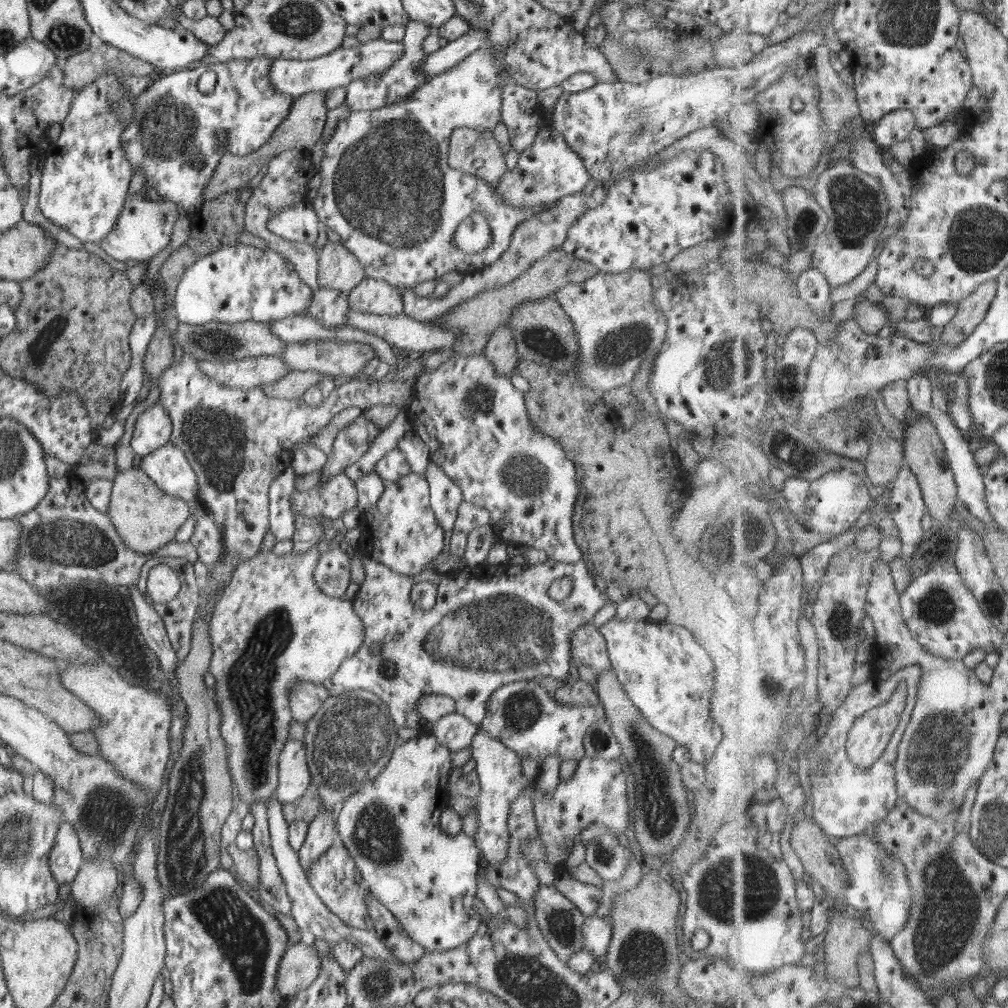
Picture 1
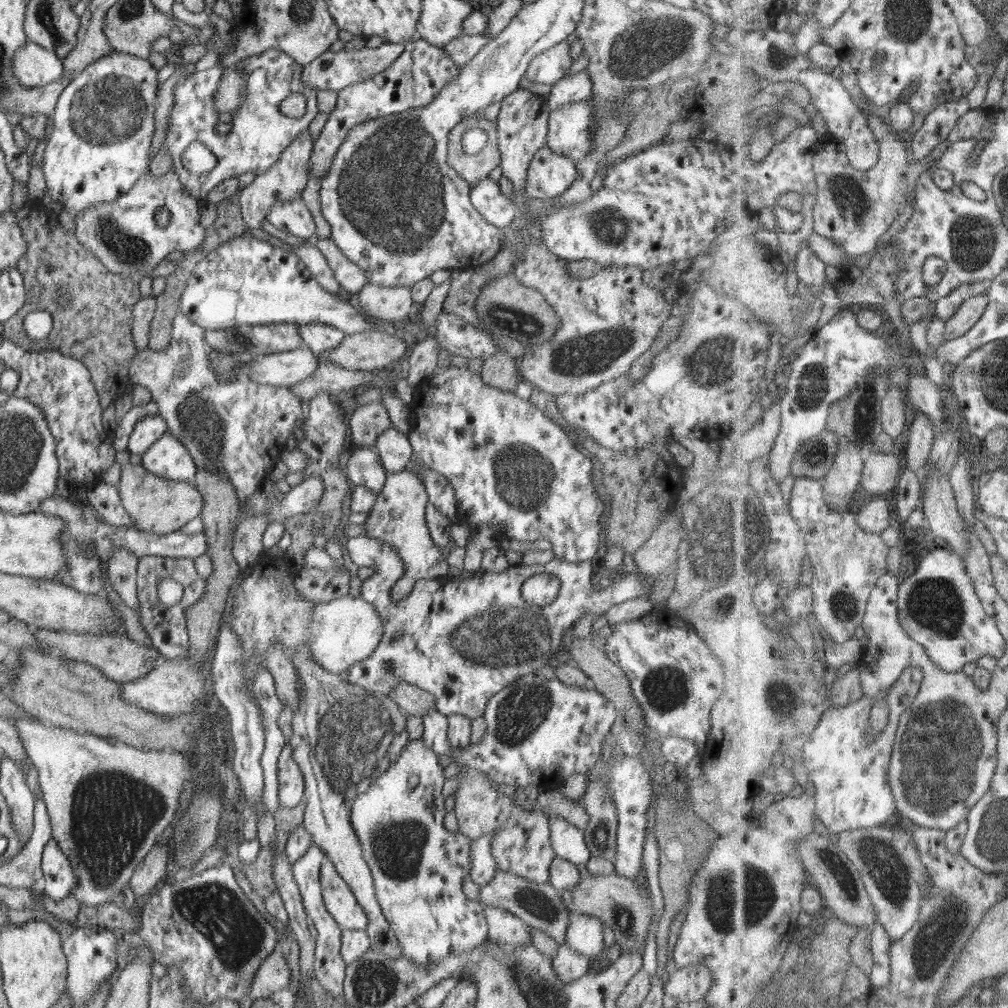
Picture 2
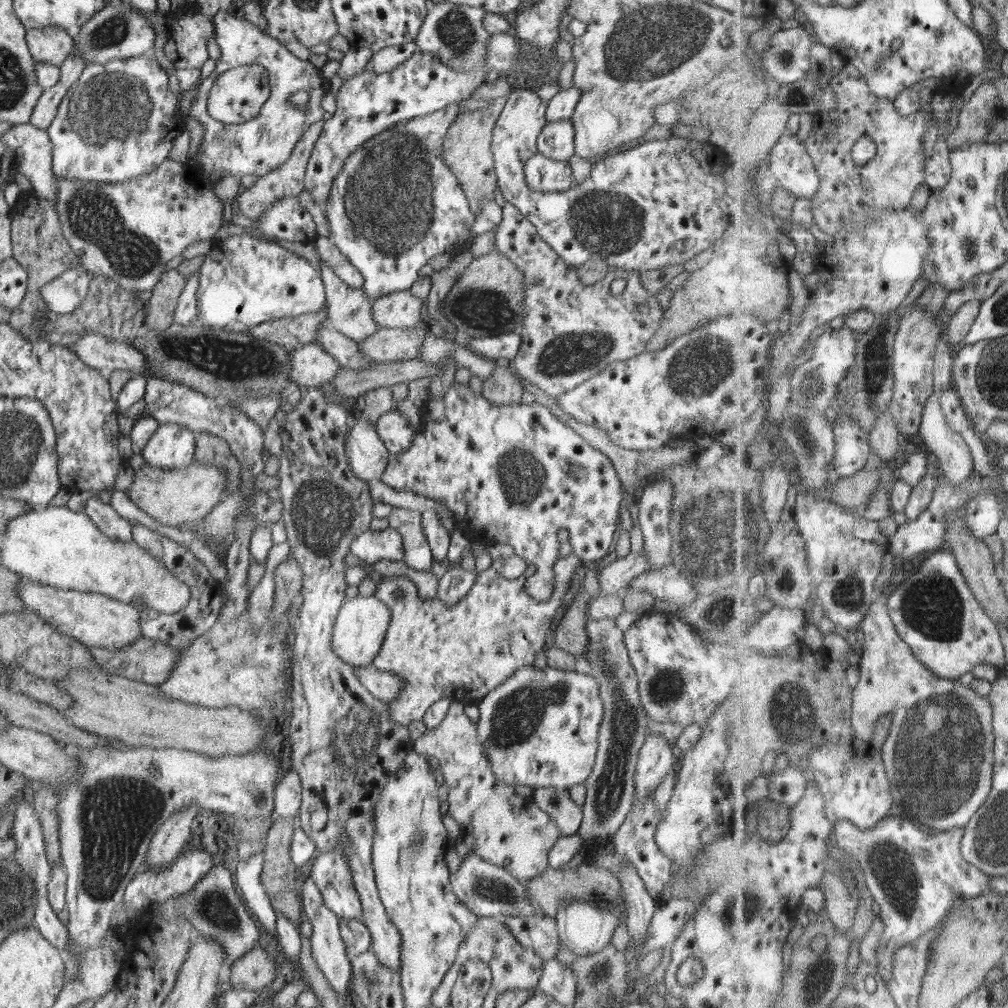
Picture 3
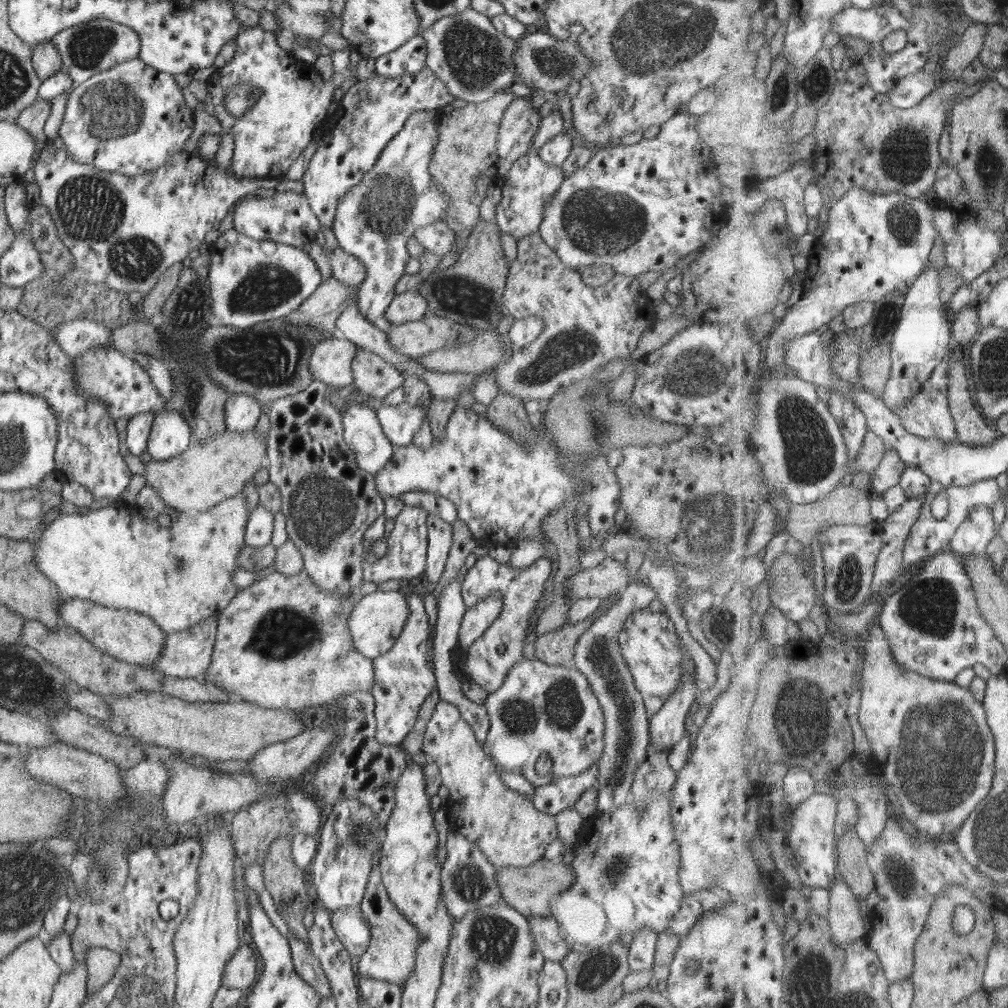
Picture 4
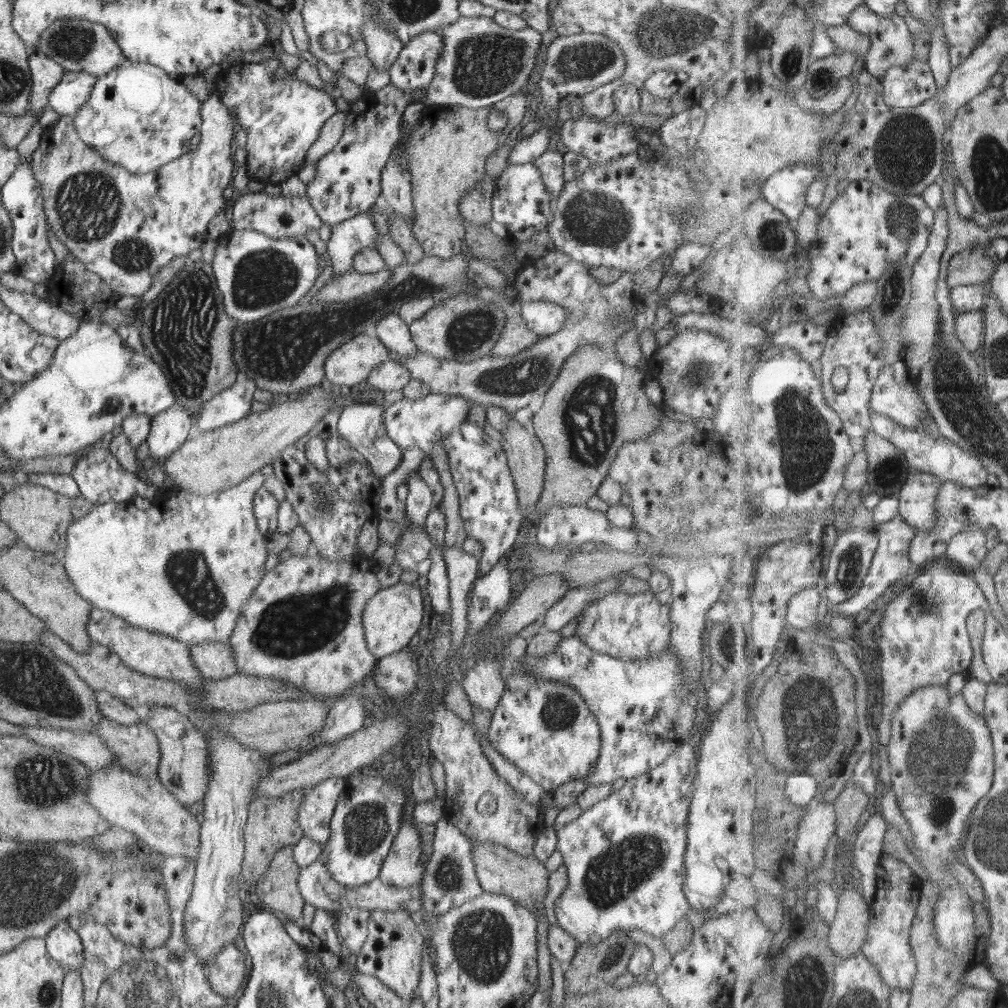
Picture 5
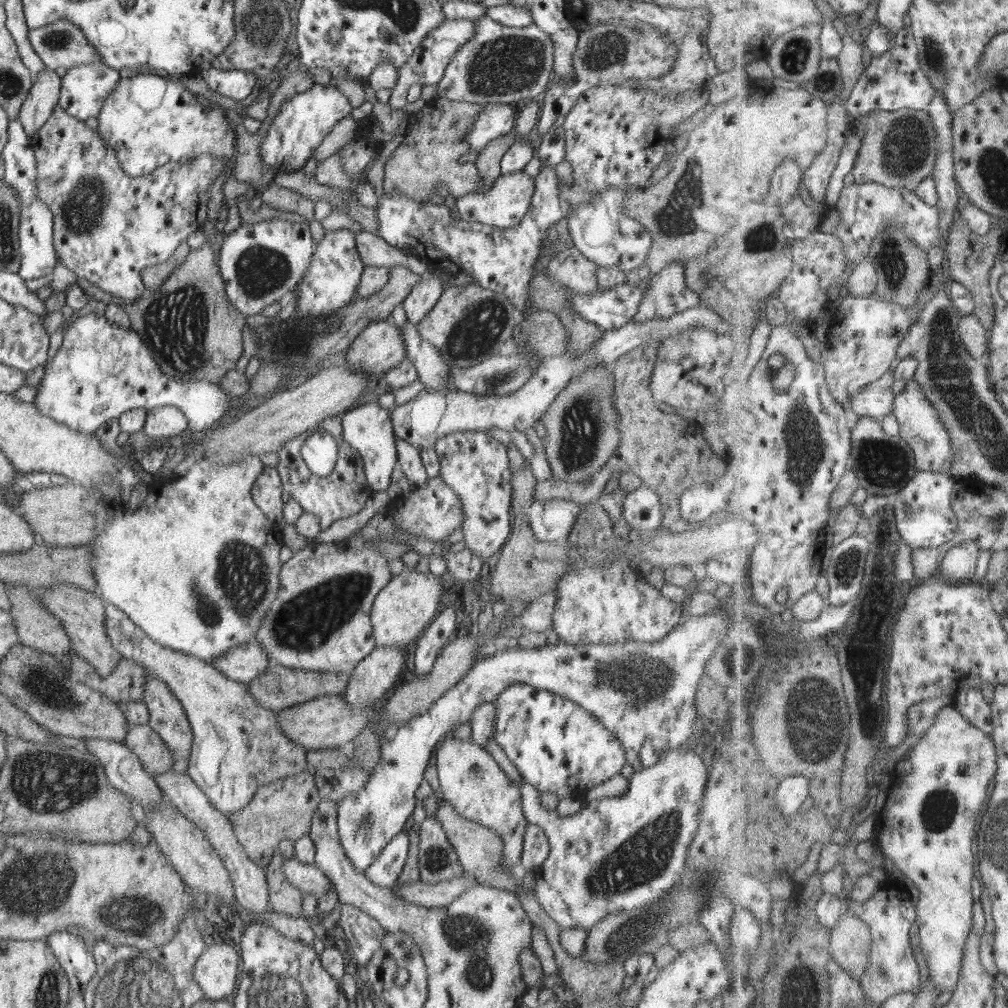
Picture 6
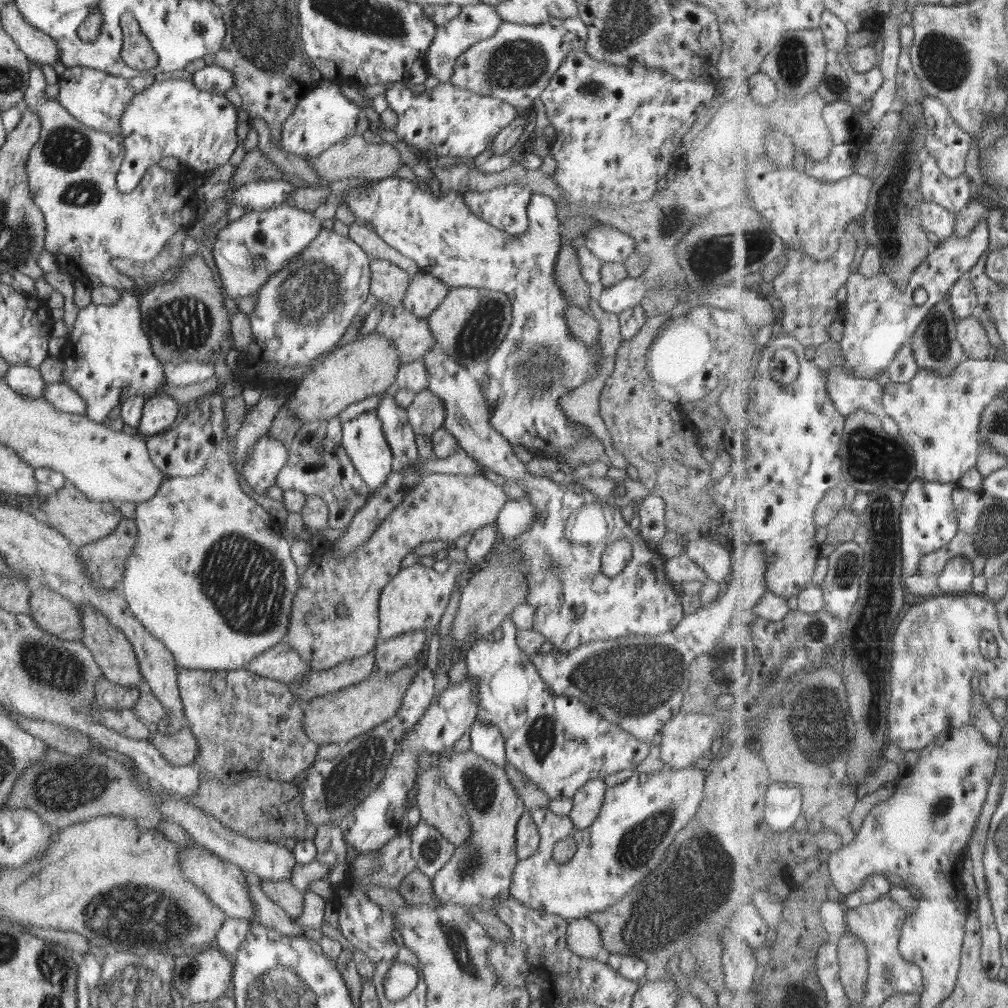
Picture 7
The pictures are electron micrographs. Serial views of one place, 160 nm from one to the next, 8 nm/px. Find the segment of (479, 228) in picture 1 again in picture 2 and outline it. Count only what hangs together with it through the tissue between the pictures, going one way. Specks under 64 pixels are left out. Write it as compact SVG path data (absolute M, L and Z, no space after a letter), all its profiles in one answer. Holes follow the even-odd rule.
M548 145L540 147L536 154L530 159L529 167L526 173L525 196L531 200L555 200L570 189L572 183L576 180L576 165L573 160L561 154L554 154ZM489 177L470 189L470 202L488 223L497 229L505 229L516 217L527 215L530 210L523 195L516 196L514 190L513 194L514 203L504 197L500 186Z

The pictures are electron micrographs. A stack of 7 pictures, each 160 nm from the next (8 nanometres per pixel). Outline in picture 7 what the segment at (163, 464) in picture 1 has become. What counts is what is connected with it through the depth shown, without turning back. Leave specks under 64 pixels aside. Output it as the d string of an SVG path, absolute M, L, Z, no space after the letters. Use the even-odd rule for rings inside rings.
M166 393L145 401L141 421L137 430L142 436L159 434L172 426L178 418L180 405Z

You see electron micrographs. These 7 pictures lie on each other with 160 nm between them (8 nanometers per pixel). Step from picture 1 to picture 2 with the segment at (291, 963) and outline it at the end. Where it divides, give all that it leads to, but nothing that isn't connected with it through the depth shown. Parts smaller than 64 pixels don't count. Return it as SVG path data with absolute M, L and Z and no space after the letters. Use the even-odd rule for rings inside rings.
M282 952L272 953L255 974L249 996L266 1000L271 994L280 994L291 986L291 968Z

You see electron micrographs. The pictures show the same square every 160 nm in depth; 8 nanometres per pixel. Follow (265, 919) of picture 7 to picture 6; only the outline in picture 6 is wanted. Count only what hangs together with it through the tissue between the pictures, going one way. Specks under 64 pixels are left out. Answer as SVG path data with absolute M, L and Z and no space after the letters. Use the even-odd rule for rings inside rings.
M171 769L166 774L154 776L155 782L163 794L176 806L177 810L186 816L190 822L194 822L200 830L205 832L211 845L216 849L218 856L223 860L224 866L230 875L235 892L235 900L239 908L246 914L262 914L270 911L269 885L265 877L265 870L252 861L237 841L233 831L233 824L216 810L208 797L200 790L200 787L190 778L190 775L182 772L173 772Z

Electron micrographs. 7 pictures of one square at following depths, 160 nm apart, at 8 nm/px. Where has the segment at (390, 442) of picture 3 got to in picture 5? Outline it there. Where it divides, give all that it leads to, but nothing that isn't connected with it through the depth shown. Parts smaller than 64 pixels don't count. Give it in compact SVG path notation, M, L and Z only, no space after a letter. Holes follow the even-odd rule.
M432 392L417 400L403 396L398 402L385 406L384 426L387 435L401 450L416 446L416 448L421 448L429 454L433 444L438 439L447 437L452 430L467 420L469 408L470 402L461 396L448 396L447 394L434 394Z

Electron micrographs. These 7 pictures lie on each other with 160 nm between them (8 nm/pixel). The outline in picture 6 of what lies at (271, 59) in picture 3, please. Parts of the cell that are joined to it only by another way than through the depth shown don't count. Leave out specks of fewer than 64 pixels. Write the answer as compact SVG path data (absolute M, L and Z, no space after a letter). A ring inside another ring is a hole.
M212 67L209 70L200 70L197 74L204 79L209 89L234 101L250 96L257 82L256 76L248 70L222 70ZM333 83L326 86L312 84L310 90L290 98L280 114L274 117L266 138L260 143L261 159L275 173L300 170L324 138L332 134L332 128L336 128L342 118L350 117L352 110L350 101Z

